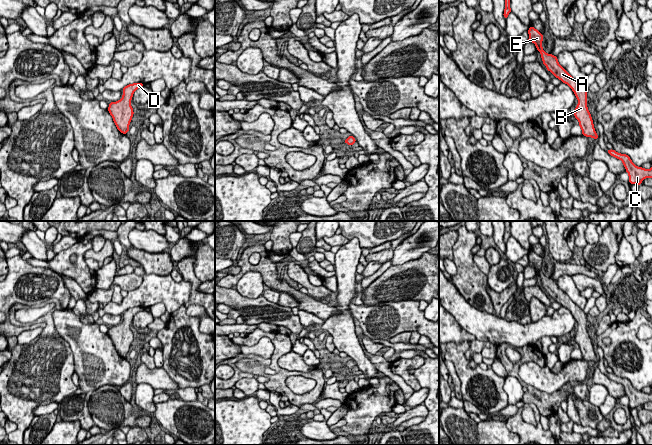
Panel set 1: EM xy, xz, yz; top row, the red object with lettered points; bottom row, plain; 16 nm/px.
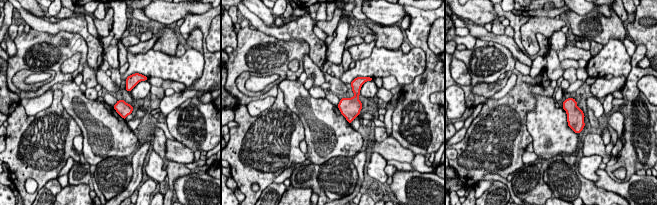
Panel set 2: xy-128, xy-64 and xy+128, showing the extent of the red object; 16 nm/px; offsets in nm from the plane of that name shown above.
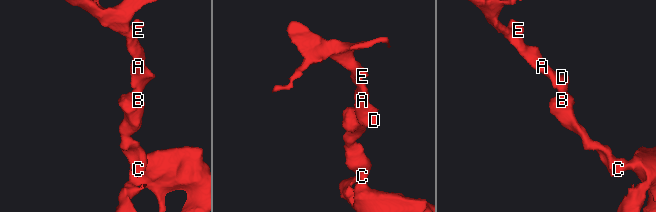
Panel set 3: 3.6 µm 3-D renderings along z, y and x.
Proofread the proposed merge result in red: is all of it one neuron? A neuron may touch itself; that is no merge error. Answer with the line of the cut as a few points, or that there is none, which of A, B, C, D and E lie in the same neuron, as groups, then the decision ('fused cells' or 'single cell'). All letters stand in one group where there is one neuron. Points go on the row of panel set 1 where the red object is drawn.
no cut; A B C D E; single cell

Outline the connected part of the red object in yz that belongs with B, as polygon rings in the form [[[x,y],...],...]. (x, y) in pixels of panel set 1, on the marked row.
[[[530,27],[528,30],[529,39],[527,42],[532,42],[536,45],[536,49],[541,53],[543,64],[547,70],[550,71],[554,77],[561,80],[570,86],[576,98],[578,99],[577,107],[575,108],[574,116],[579,121],[582,134],[586,137],[598,139],[595,131],[591,114],[587,107],[587,89],[578,83],[559,63],[557,56],[546,53],[542,48],[543,35],[535,29]]]

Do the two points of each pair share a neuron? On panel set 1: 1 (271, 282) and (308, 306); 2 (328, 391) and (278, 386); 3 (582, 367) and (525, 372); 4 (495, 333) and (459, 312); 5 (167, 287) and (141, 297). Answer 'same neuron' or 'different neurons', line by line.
1: same neuron
2: different neurons
3: same neuron
4: same neuron
5: same neuron

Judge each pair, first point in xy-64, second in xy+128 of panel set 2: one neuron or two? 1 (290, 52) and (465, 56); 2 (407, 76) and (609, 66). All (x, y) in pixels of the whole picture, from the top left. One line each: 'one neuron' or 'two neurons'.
1: one neuron
2: one neuron

